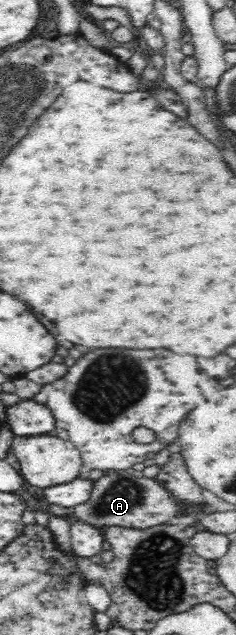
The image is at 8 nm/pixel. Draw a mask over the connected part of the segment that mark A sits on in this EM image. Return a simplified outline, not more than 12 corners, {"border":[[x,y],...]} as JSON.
{"border":[[133,468],[104,473],[70,518],[152,529],[176,501]]}

